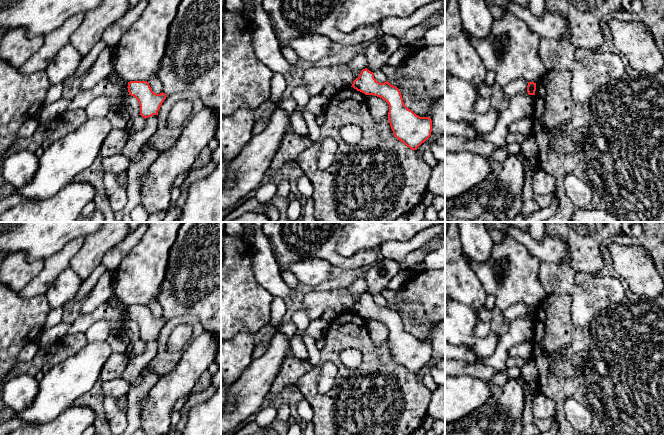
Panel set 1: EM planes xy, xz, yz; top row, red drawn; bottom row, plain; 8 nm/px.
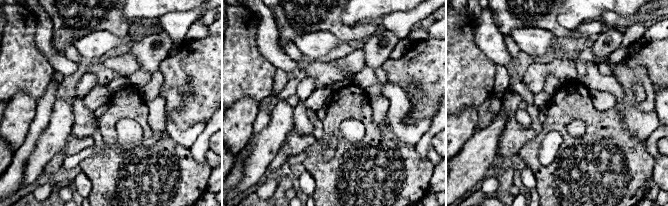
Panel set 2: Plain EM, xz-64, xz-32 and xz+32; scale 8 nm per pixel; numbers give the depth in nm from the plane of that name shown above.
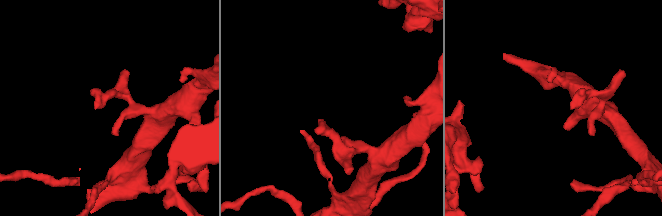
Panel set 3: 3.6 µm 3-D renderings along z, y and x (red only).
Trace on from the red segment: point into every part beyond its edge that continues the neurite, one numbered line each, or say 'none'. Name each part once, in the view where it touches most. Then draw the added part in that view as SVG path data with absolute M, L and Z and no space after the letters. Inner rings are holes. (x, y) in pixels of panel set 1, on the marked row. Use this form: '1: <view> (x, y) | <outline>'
none

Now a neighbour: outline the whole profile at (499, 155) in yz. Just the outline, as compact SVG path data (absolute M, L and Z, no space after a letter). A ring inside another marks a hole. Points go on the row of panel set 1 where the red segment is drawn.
M516 142L507 144L506 147L496 149L489 158L495 160L500 165L511 155L520 152L520 145Z

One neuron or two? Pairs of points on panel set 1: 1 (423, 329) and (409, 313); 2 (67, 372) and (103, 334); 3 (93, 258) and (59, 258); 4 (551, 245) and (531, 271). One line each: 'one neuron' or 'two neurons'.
1: one neuron
2: two neurons
3: two neurons
4: two neurons

